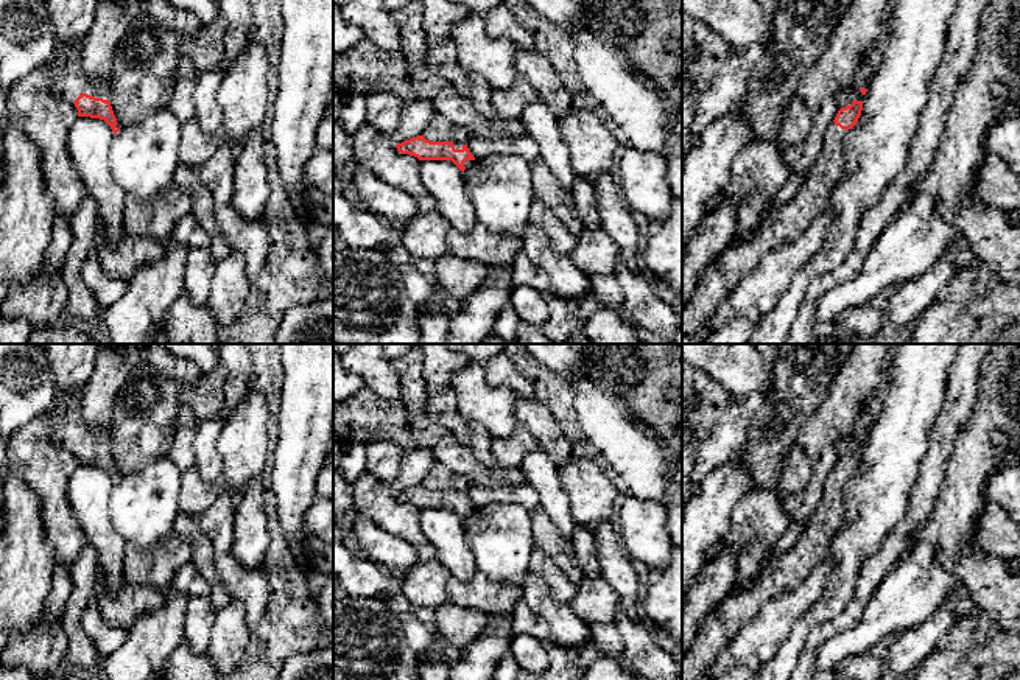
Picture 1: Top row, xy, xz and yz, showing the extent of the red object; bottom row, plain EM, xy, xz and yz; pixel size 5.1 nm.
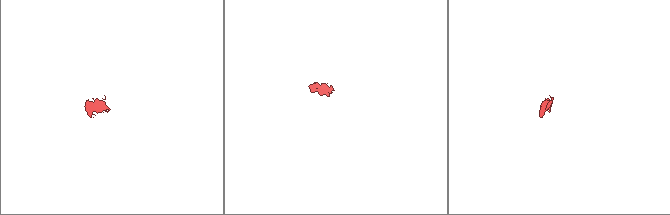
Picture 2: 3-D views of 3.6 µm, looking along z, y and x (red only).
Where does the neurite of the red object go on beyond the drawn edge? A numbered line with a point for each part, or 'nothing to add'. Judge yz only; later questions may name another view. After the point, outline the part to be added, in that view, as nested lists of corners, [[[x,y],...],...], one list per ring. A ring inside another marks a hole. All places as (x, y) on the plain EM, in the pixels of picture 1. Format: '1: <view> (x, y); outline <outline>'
1: yz (868, 416); outline [[[891,344],[886,353],[886,358],[881,363],[881,381],[877,386],[871,403],[861,409],[855,426],[853,426],[853,443],[856,450],[863,450],[864,443],[860,440],[861,437],[867,437],[872,423],[875,422],[877,415],[881,412],[883,409],[883,398],[886,395],[888,391],[888,383],[889,383],[889,367],[891,367],[891,358],[892,353],[897,350],[897,344]]]
2: yz (784, 573); outline [[[833,470],[825,479],[822,499],[810,517],[799,540],[782,556],[769,559],[766,571],[751,588],[740,593],[729,593],[702,621],[693,644],[682,657],[682,680],[707,680],[709,668],[715,663],[716,657],[729,647],[732,640],[746,624],[749,624],[761,607],[797,588],[811,574],[811,571],[822,563],[822,549],[838,524],[849,481],[850,478],[841,478]]]

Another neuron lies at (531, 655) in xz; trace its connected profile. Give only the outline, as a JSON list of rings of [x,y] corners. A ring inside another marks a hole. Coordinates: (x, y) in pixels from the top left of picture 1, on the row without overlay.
[[[515,633],[511,644],[509,654],[519,664],[520,671],[543,675],[548,669],[548,643],[540,641],[528,633]]]

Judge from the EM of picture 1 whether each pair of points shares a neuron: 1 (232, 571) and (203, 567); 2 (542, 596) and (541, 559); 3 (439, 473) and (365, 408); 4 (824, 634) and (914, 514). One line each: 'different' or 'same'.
1: different
2: different
3: different
4: same

